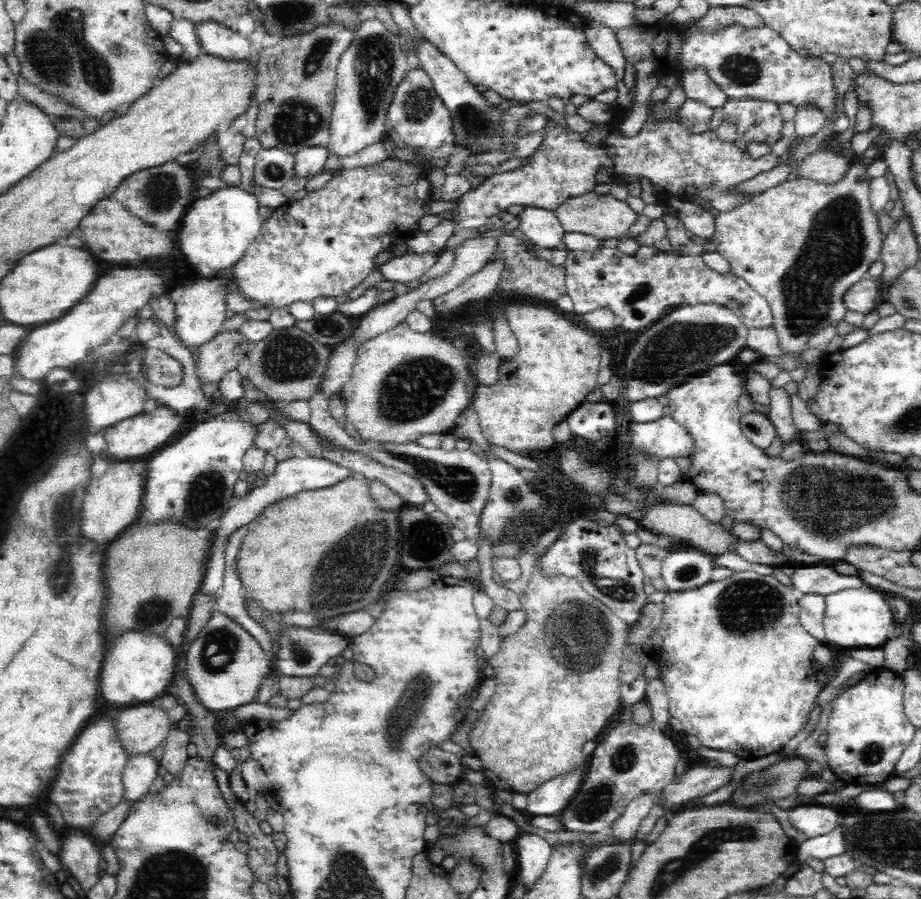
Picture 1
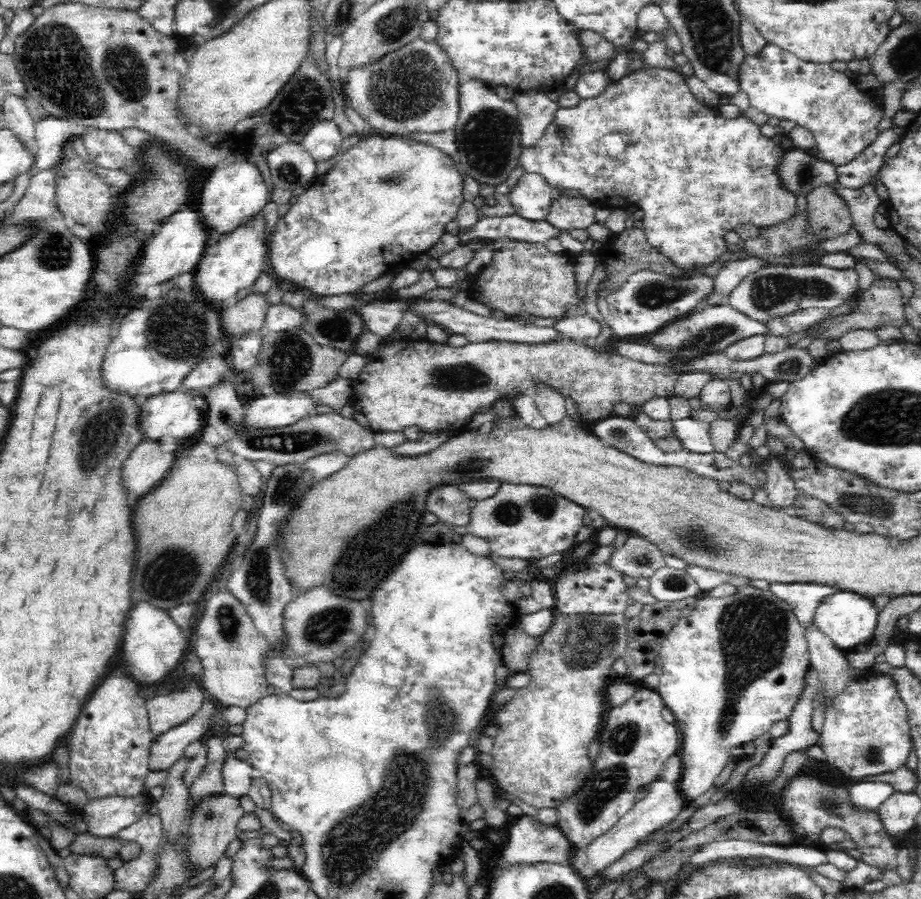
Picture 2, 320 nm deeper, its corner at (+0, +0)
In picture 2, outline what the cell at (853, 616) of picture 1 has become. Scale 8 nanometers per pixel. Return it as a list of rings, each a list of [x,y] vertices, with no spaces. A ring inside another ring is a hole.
[[[838,591],[817,606],[813,623],[843,652],[865,647],[871,642],[878,622],[878,607],[873,599],[850,591]]]

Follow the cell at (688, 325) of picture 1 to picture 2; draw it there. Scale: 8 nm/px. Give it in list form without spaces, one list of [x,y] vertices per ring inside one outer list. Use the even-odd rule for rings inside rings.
[[[724,302],[722,305],[697,309],[681,319],[668,323],[654,336],[650,336],[648,345],[658,350],[660,354],[670,355],[670,360],[668,360],[670,366],[664,368],[672,373],[680,374],[678,370],[682,366],[709,355],[724,353],[728,346],[756,334],[766,335],[766,329],[762,322],[749,318]]]

